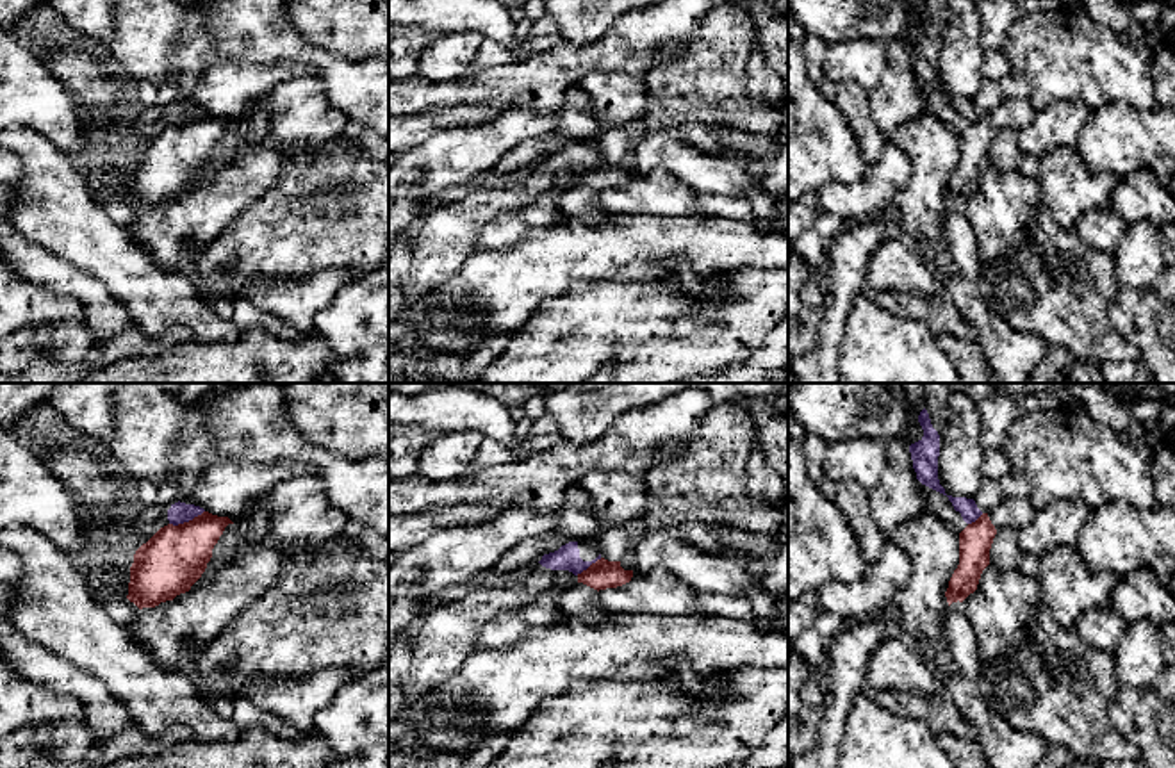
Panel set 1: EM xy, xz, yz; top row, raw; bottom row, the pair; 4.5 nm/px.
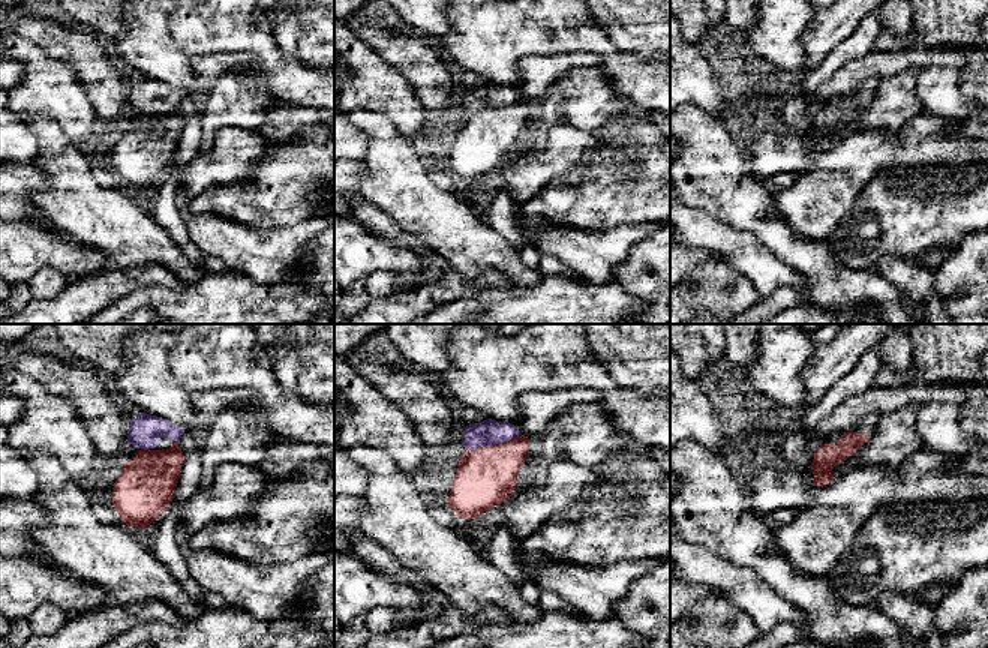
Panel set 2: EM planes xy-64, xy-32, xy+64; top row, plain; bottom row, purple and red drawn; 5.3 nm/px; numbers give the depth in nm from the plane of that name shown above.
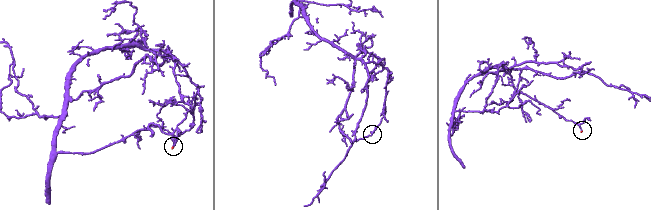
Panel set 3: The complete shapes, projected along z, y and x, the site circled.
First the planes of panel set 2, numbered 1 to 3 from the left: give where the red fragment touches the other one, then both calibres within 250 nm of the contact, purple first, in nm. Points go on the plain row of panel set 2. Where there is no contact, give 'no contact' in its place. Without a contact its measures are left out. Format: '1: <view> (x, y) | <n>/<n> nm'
1: xy-64 (144, 111) | 180/300 nm
2: xy-32 (494, 108) | 140/320 nm
3: no contact

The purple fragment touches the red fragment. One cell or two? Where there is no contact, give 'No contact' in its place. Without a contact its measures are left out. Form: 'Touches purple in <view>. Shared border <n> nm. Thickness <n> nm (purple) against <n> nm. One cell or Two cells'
Touches purple in xy. Shared border 170 nm. Thickness 90 nm (purple) against 280 nm. Two cells

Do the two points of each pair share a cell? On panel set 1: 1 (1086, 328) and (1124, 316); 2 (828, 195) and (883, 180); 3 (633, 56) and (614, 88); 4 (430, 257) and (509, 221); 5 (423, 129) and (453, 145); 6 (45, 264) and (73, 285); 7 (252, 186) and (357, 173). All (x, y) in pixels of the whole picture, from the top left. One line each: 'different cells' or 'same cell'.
1: different cells
2: same cell
3: different cells
4: different cells
5: different cells
6: same cell
7: different cells

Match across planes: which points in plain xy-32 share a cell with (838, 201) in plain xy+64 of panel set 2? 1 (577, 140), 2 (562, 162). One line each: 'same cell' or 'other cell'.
1: same cell
2: same cell

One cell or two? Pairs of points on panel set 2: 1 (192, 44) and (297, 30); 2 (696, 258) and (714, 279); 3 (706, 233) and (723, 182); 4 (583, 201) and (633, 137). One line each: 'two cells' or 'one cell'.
1: two cells
2: two cells
3: two cells
4: one cell

